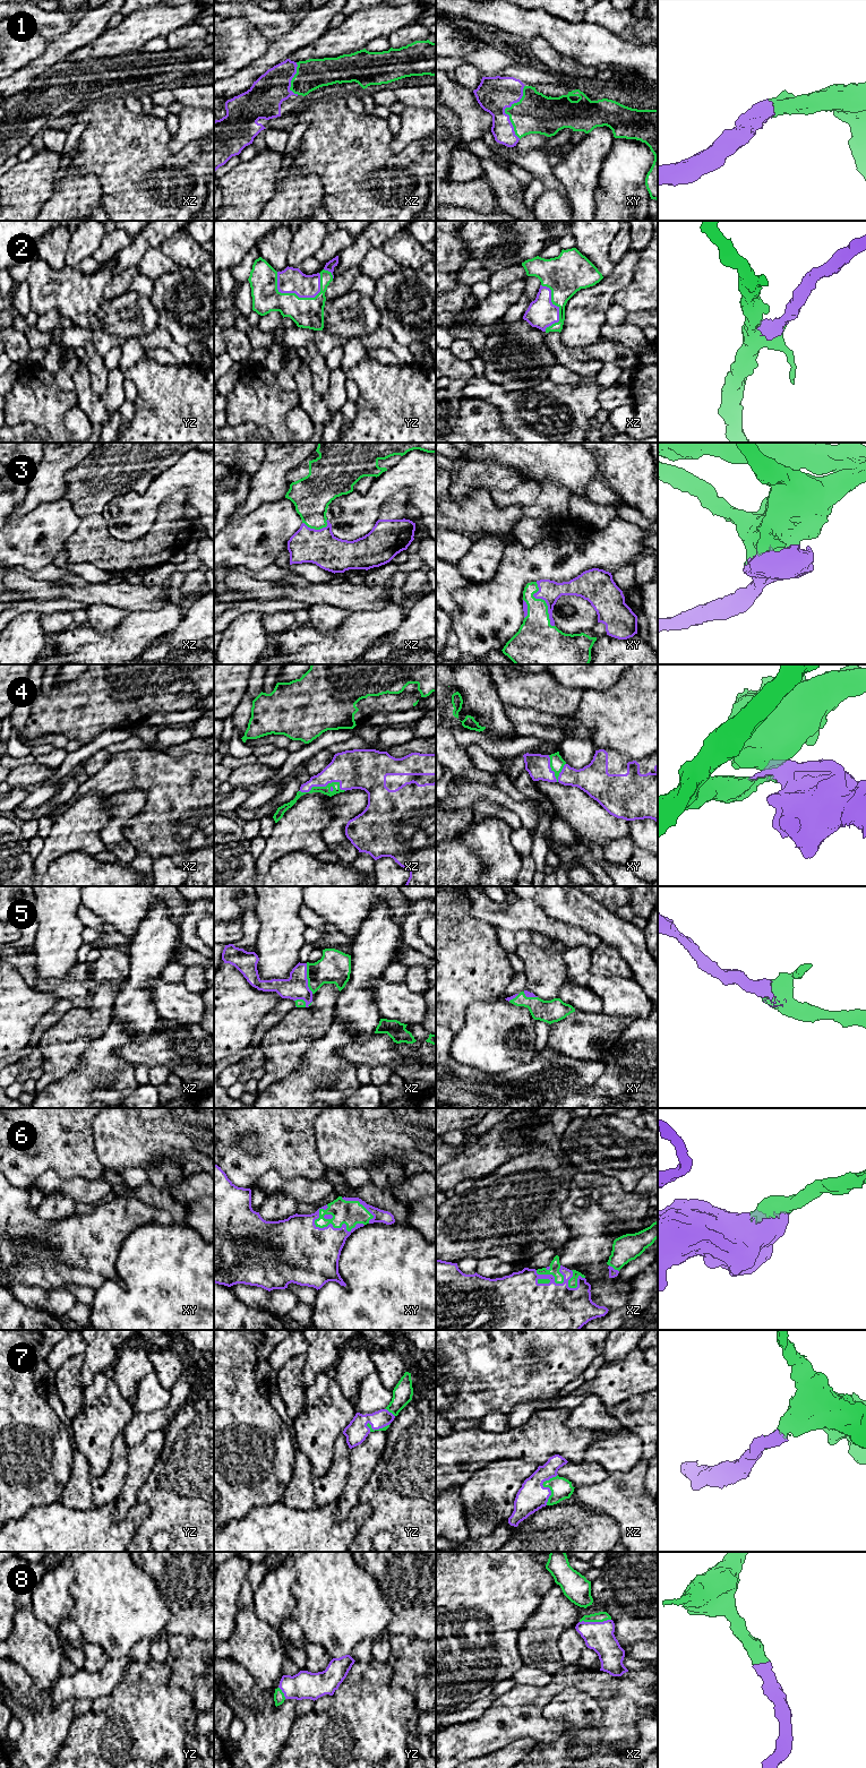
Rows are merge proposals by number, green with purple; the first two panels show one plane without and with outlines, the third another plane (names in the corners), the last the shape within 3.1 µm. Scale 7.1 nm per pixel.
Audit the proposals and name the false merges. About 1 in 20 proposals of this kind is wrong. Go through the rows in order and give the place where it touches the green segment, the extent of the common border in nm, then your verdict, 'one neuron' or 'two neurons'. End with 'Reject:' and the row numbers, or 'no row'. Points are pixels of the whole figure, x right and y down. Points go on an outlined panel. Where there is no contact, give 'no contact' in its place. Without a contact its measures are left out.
1: xy (505, 110) | 380 nm | one neuron
2: yz (291, 293) | 340 nm | one neuron
3: xy (545, 602) | 340 nm | one neuron
4: xz (324, 787) | 340 nm | one neuron
5: xz (307, 978) | 220 nm | one neuron
6: xy (340, 1227) | 360 nm | one neuron
7: xz (547, 1486) | 240 nm | one neuron
8: xz (594, 1621) | 220 nm | one neuron
Reject: no row

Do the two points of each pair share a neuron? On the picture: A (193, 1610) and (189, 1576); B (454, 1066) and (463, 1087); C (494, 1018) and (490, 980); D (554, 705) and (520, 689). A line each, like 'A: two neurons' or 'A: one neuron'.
A: one neuron
B: one neuron
C: two neurons
D: one neuron

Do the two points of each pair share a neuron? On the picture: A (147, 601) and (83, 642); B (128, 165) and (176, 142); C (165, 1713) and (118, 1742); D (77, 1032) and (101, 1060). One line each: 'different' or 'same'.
A: different
B: different
C: same
D: different

